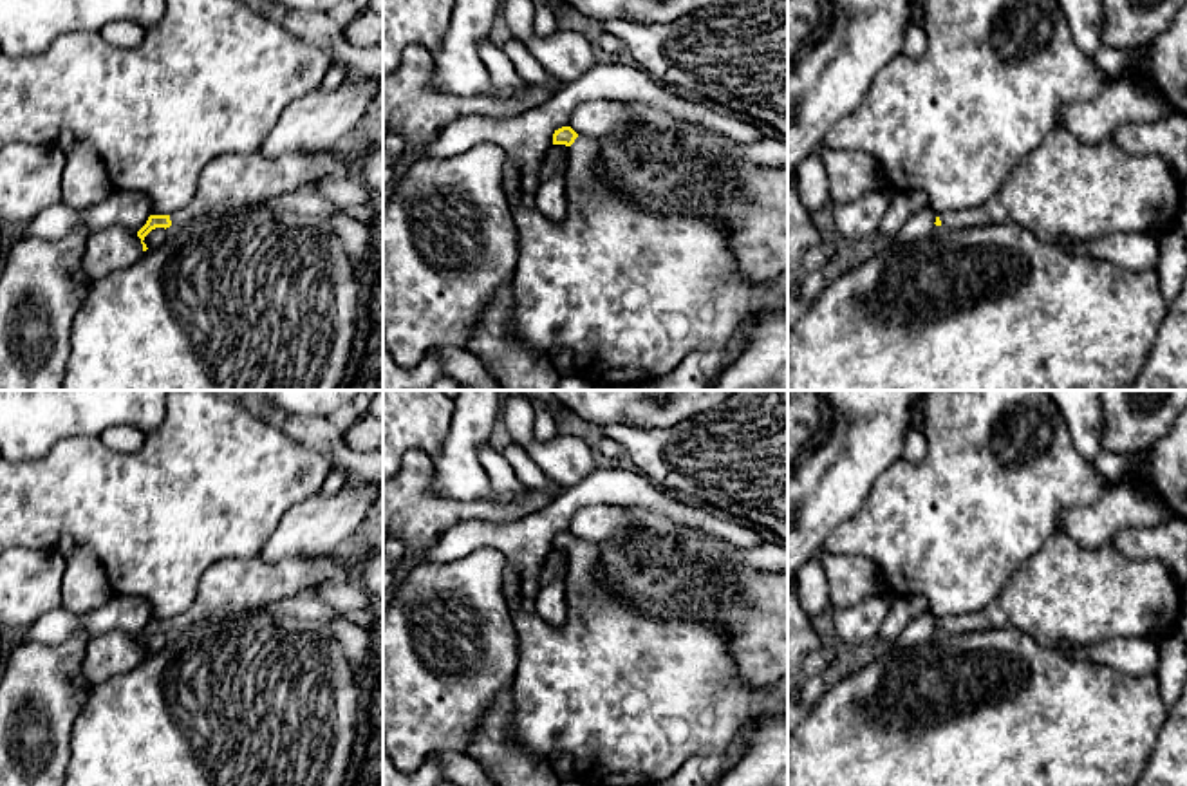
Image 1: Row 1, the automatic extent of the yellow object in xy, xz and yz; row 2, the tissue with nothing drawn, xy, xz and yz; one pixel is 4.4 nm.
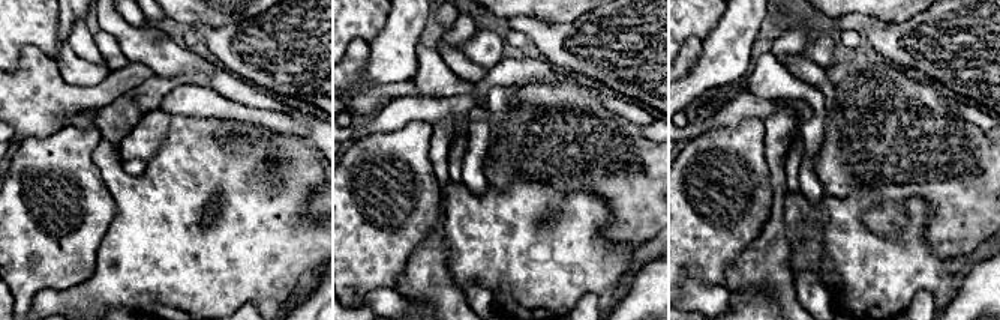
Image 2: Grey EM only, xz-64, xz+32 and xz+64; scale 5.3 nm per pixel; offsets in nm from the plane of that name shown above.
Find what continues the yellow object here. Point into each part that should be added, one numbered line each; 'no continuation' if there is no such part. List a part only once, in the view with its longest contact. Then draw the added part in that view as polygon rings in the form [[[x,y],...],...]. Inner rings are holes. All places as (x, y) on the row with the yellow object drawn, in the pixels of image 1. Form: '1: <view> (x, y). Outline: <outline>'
1: xz (629, 293). Outline: [[[578,136],[569,146],[567,181],[565,181],[565,217],[562,220],[551,220],[542,215],[535,206],[526,206],[520,197],[511,206],[513,220],[519,235],[519,260],[511,278],[513,291],[513,318],[511,331],[519,343],[535,351],[544,358],[551,358],[556,351],[565,349],[571,354],[571,372],[594,387],[636,387],[647,381],[654,381],[668,374],[687,354],[723,351],[730,340],[757,320],[757,316],[773,307],[775,302],[768,296],[773,287],[773,280],[762,284],[752,284],[744,280],[737,271],[737,260],[728,244],[728,229],[719,220],[703,217],[697,213],[654,213],[636,201],[625,197],[622,192],[609,186],[598,172],[600,139],[593,136]]]

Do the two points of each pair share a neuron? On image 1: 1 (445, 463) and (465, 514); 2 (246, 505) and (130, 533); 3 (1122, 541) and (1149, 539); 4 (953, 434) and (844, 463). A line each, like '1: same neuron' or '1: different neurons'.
1: different neurons
2: same neuron
3: same neuron
4: different neurons

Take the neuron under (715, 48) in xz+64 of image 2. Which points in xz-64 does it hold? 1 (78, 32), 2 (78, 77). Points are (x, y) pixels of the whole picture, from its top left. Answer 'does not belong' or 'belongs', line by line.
1: does not belong
2: belongs

